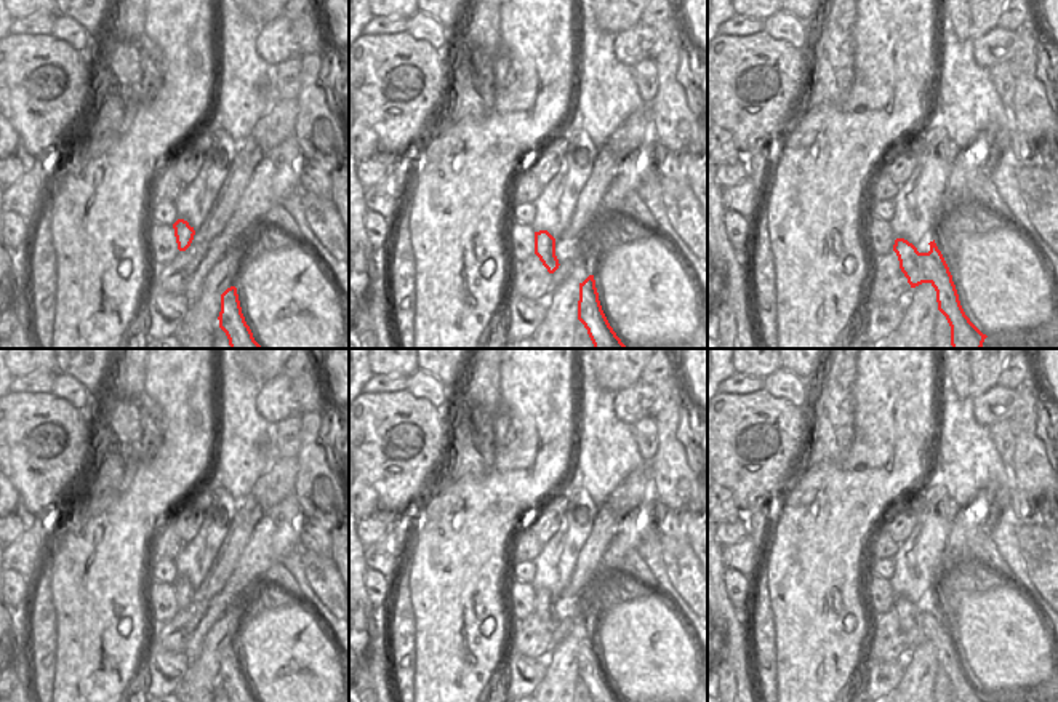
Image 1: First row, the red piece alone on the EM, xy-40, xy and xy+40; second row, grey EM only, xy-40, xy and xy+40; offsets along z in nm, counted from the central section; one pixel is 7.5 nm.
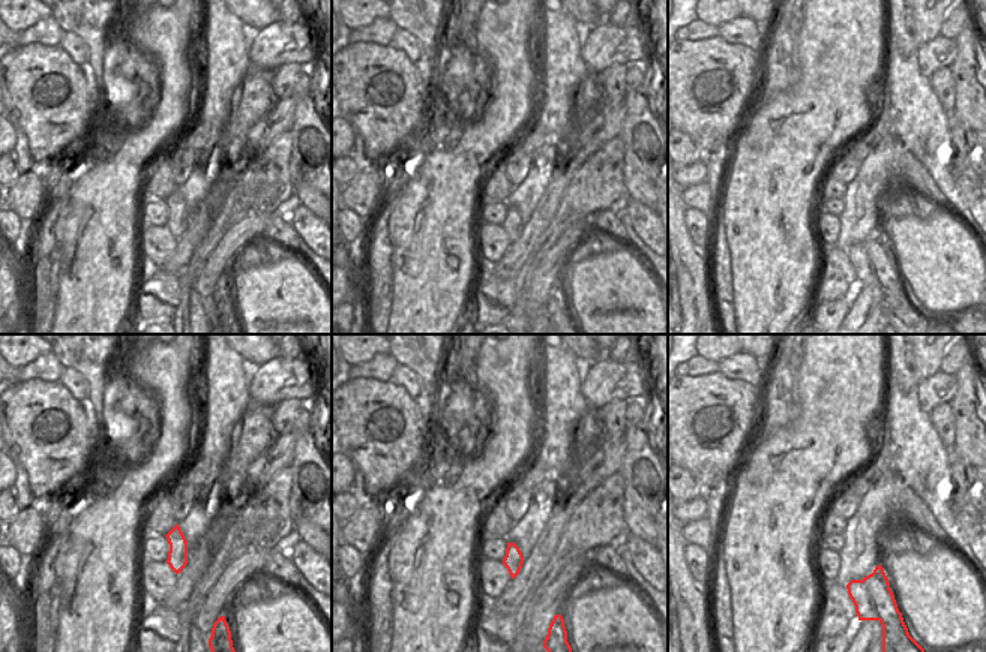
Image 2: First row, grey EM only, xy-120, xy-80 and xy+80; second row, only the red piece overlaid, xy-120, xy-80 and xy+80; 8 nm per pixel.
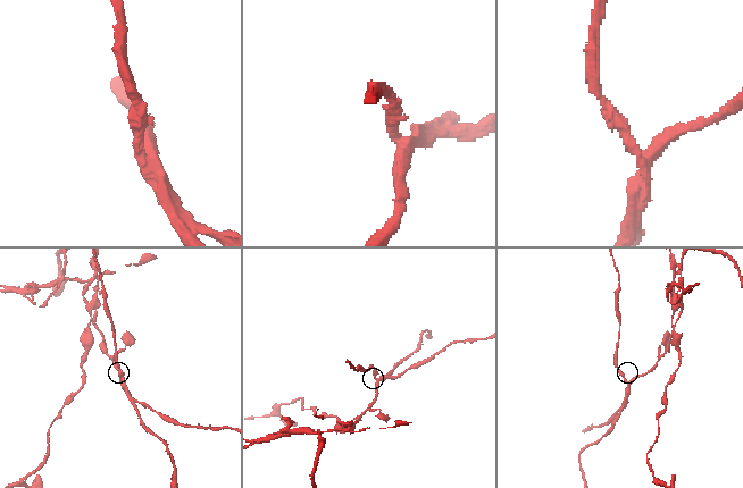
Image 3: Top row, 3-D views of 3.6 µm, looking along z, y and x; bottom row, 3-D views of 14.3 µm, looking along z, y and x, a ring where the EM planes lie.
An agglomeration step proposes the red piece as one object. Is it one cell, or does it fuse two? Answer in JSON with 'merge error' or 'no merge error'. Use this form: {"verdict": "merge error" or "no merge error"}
{"verdict": "merge error"}

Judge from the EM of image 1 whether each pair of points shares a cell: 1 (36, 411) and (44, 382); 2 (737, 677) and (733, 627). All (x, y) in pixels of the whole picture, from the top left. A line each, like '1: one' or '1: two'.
1: two
2: one

